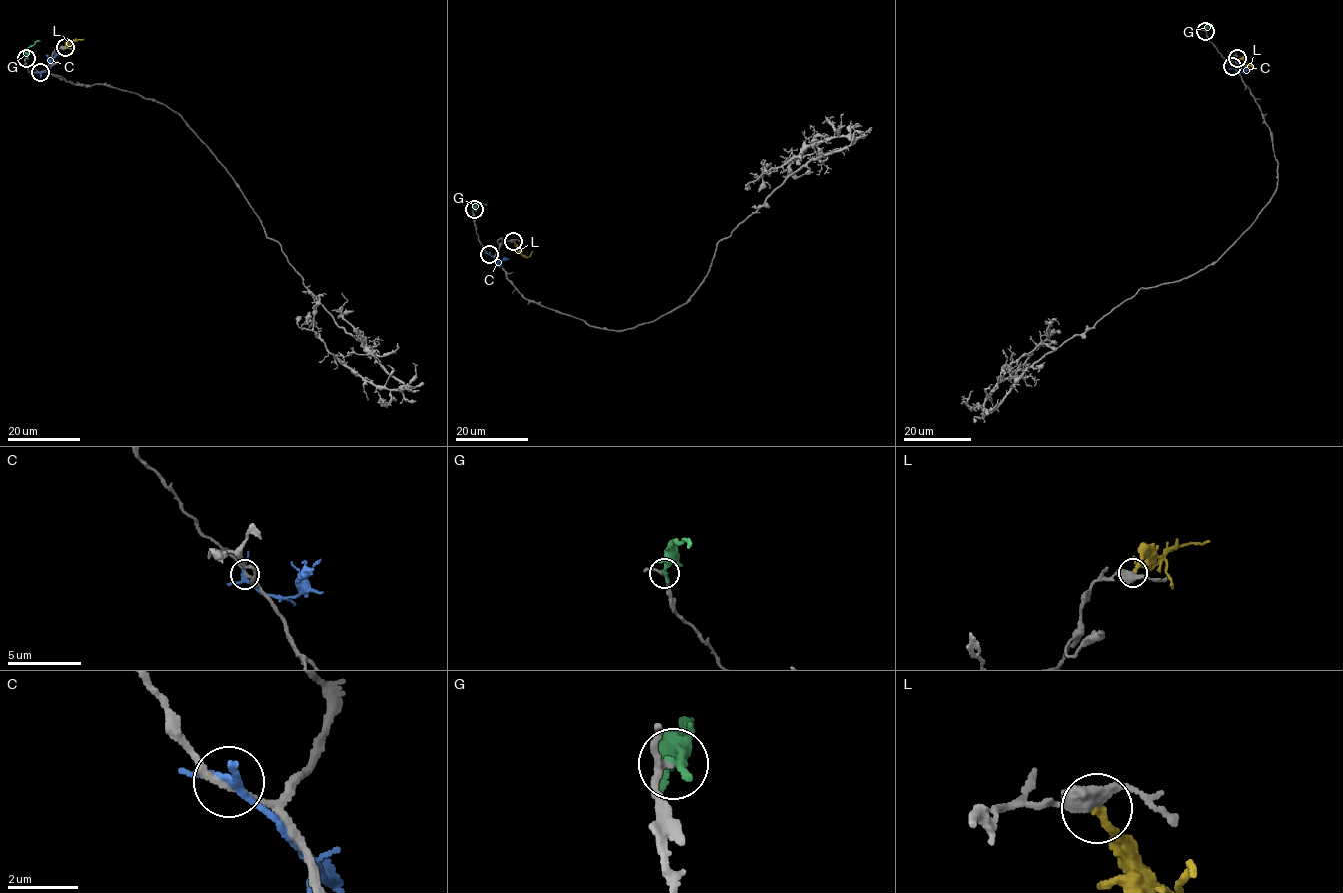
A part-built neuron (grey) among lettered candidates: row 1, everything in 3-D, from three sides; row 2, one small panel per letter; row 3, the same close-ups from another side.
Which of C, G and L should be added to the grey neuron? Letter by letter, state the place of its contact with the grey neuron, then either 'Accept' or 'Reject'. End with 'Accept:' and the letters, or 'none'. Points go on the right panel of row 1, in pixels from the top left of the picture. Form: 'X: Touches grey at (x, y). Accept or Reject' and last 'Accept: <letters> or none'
C: Touches grey at (1232, 66). Reject
G: Touches grey at (1205, 31). Accept
L: Touches grey at (1237, 58). Reject
Accept: G

